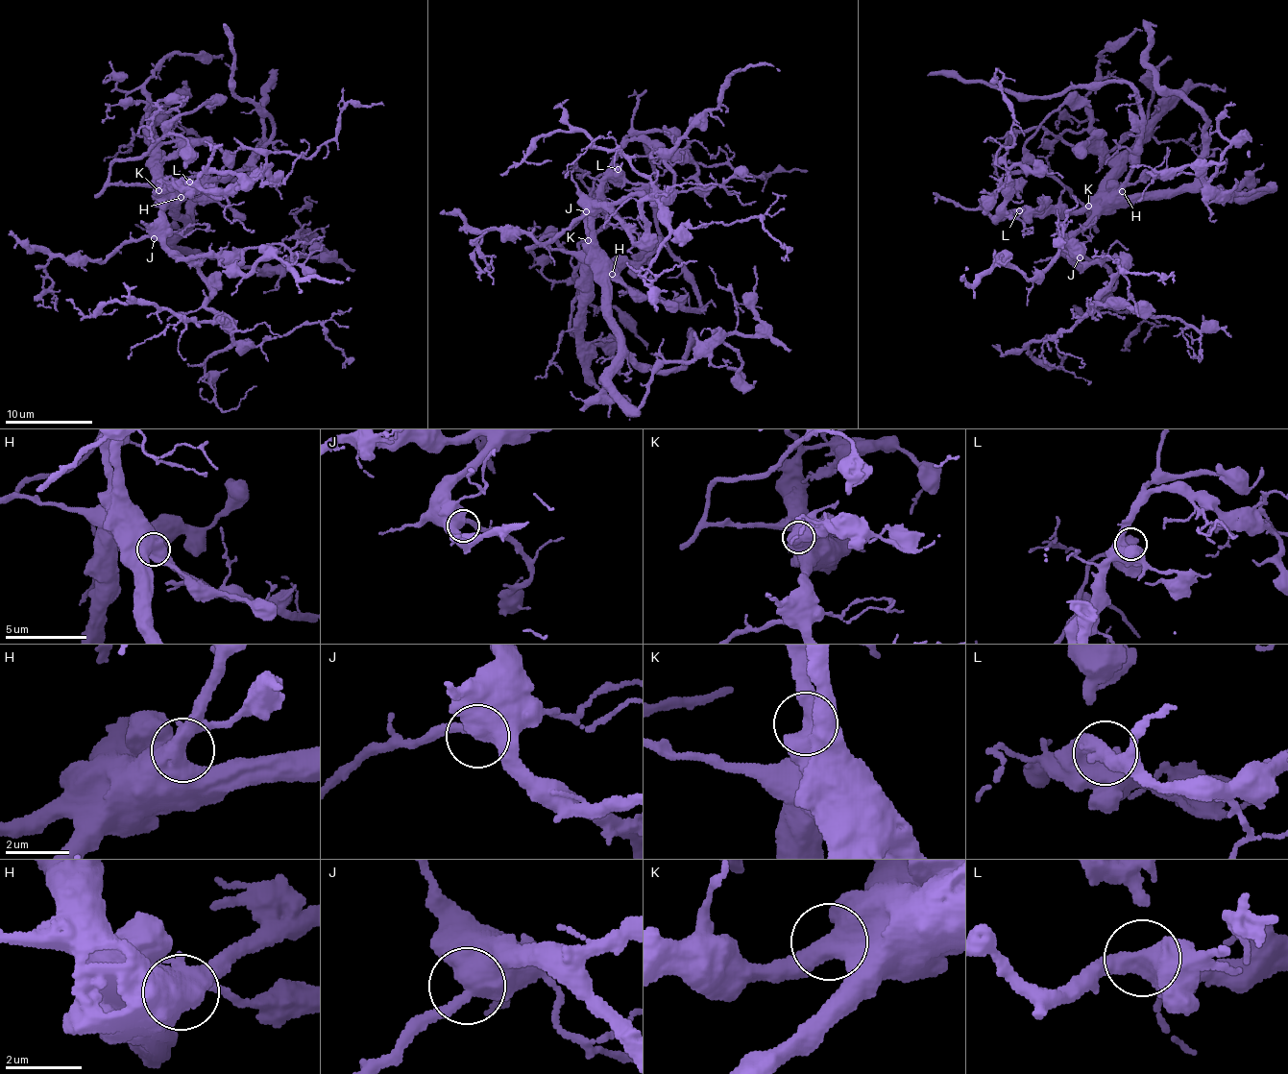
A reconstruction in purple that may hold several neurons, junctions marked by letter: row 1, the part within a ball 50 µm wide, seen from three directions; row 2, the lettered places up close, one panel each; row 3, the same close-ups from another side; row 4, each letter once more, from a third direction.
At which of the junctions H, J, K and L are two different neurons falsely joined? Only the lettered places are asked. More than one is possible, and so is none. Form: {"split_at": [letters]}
{"split_at": []}

